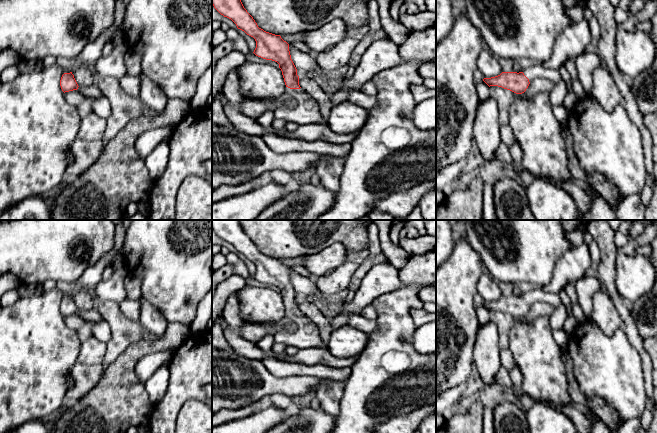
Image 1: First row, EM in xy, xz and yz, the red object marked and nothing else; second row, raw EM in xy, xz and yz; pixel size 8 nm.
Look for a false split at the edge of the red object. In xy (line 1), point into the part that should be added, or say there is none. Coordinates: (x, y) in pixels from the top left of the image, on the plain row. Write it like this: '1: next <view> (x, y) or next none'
1: next xy (69, 293)

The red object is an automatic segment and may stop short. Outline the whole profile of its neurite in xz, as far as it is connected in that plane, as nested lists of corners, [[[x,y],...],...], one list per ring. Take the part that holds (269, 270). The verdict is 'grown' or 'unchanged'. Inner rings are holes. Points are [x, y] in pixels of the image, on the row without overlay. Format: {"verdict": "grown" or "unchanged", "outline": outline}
{"verdict": "grown", "outline": [[[212,220],[212,229],[221,239],[231,243],[238,253],[255,263],[256,272],[253,277],[256,280],[279,288],[286,309],[285,317],[294,323],[295,329],[274,334],[275,342],[298,349],[327,349],[318,328],[299,309],[299,300],[291,283],[289,268],[280,259],[259,252],[244,232],[239,220]]]}

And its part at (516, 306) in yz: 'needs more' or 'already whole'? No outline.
needs more

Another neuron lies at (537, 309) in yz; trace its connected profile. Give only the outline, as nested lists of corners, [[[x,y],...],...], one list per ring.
[[[535,302],[530,306],[528,312],[521,320],[525,323],[530,323],[538,317],[550,316],[554,309],[555,308],[547,302]]]

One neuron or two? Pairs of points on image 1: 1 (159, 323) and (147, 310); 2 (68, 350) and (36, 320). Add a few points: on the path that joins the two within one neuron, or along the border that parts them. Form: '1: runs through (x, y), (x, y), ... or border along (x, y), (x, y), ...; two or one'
1: runs through (156, 320), (149, 313); one
2: runs through (60, 343), (44, 328); one

